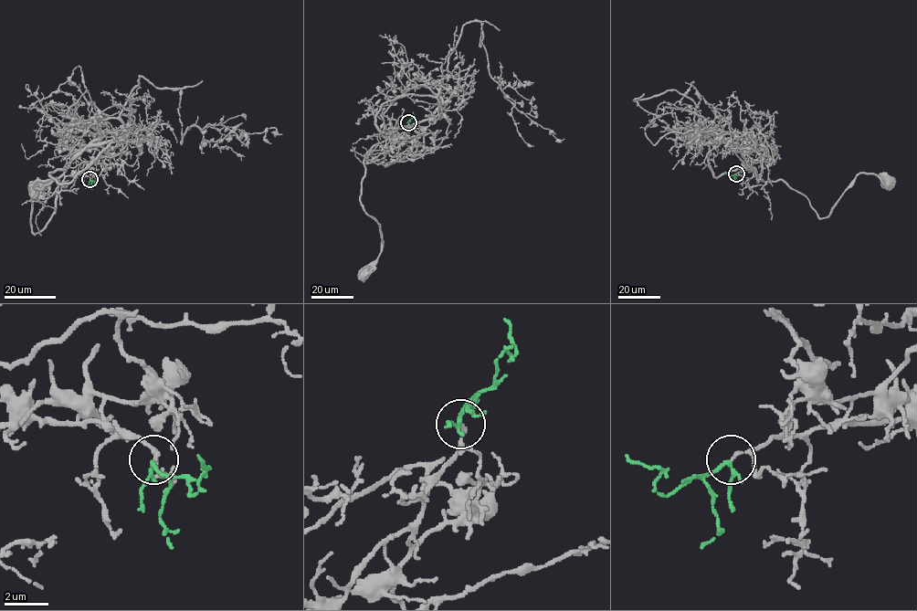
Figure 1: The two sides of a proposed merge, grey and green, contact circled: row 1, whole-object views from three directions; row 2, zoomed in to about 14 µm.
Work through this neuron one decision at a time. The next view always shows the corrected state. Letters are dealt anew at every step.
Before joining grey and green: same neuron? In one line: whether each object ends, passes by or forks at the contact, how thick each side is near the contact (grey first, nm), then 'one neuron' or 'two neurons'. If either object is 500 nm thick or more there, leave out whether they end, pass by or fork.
grey passes by | green passes by | 100/150 nm | one neuron

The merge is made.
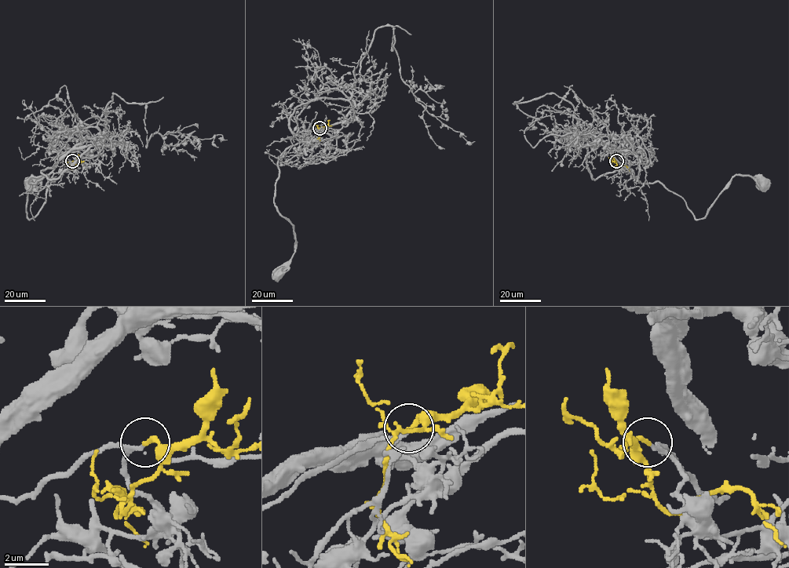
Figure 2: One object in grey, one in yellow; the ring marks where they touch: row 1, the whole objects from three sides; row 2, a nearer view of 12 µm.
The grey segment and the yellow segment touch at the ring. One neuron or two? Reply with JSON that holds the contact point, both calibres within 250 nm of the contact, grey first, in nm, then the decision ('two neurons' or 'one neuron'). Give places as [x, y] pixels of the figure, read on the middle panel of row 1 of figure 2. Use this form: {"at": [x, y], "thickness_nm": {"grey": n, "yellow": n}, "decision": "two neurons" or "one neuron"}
{"at": [319, 128], "thickness_nm": {"grey": 130, "yellow": 200}, "decision": "one neuron"}

